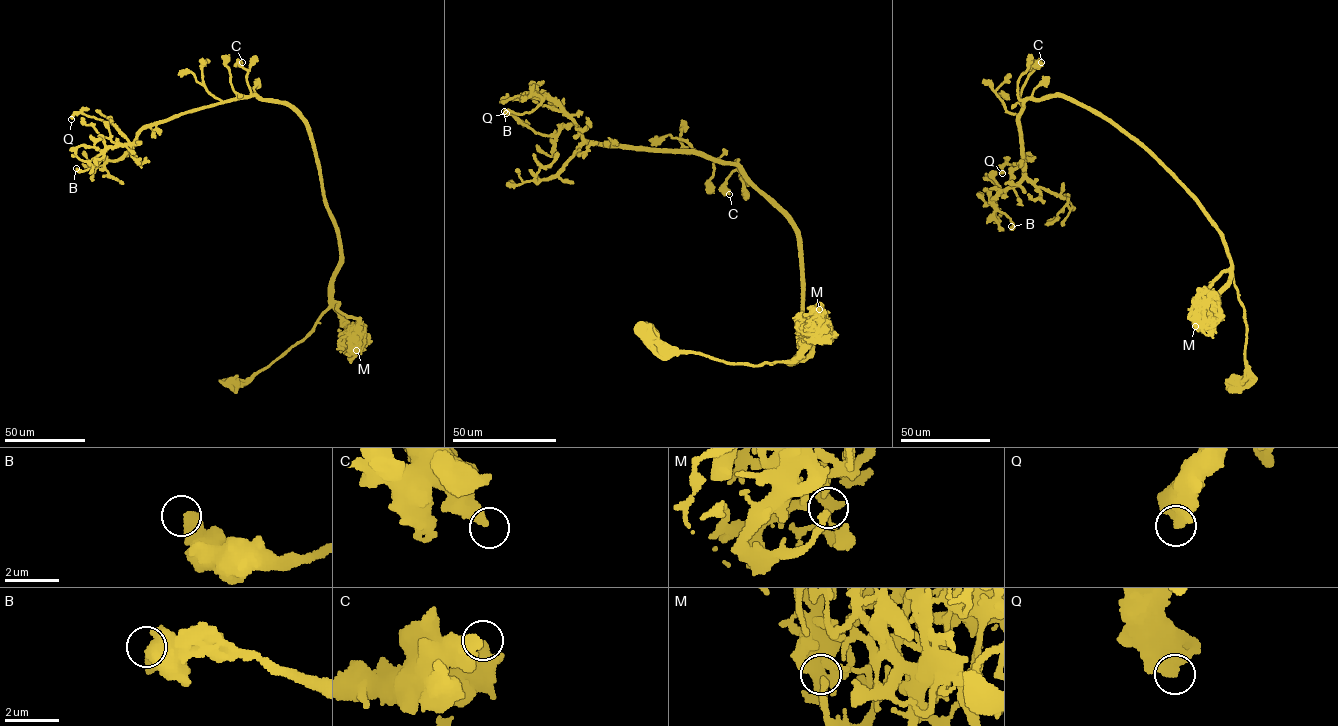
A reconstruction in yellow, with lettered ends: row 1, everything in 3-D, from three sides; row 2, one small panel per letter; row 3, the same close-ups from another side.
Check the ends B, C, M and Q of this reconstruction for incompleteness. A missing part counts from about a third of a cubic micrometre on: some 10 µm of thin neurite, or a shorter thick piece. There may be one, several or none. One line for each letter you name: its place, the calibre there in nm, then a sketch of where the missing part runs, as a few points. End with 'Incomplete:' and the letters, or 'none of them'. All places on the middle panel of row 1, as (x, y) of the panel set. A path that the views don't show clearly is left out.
B: place (504, 111); calibre 480 nm
Incomplete: B

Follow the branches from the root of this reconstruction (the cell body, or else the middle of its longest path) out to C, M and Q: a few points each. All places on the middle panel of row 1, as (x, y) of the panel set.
C: (651, 337), (757, 366), (791, 364), (809, 355), (813, 338), (792, 222), (738, 160), (725, 182), (729, 194)
M: (651, 337), (678, 350), (700, 352), (725, 361), (757, 366), (789, 362), (811, 338), (812, 312), (819, 309)
Q: (651, 337), (732, 363), (805, 359), (792, 221), (734, 164), (596, 145), (576, 124), (545, 135), (506, 113)

